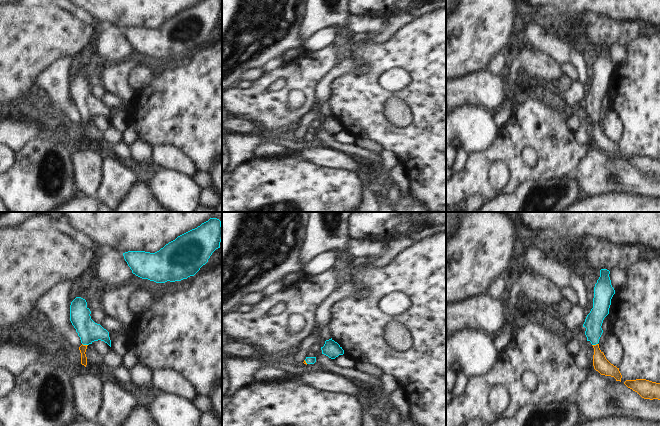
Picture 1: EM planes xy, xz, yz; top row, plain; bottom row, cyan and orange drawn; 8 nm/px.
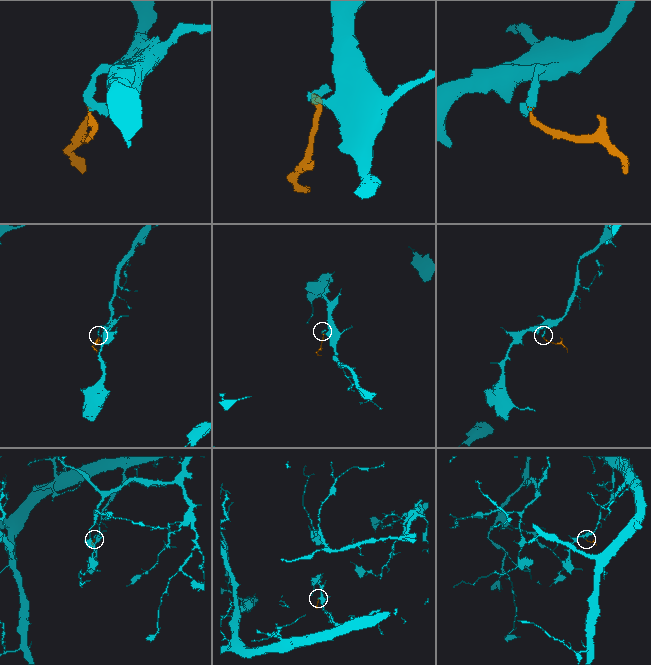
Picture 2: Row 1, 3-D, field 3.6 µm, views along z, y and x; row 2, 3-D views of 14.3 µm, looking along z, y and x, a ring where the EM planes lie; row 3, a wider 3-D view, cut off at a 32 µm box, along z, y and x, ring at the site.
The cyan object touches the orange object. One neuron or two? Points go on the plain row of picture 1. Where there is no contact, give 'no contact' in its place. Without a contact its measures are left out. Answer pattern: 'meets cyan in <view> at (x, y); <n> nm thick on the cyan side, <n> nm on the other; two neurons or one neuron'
meets cyan in xy at (85, 120); 170 nm thick on the cyan side, 60 nm on the other; one neuron

